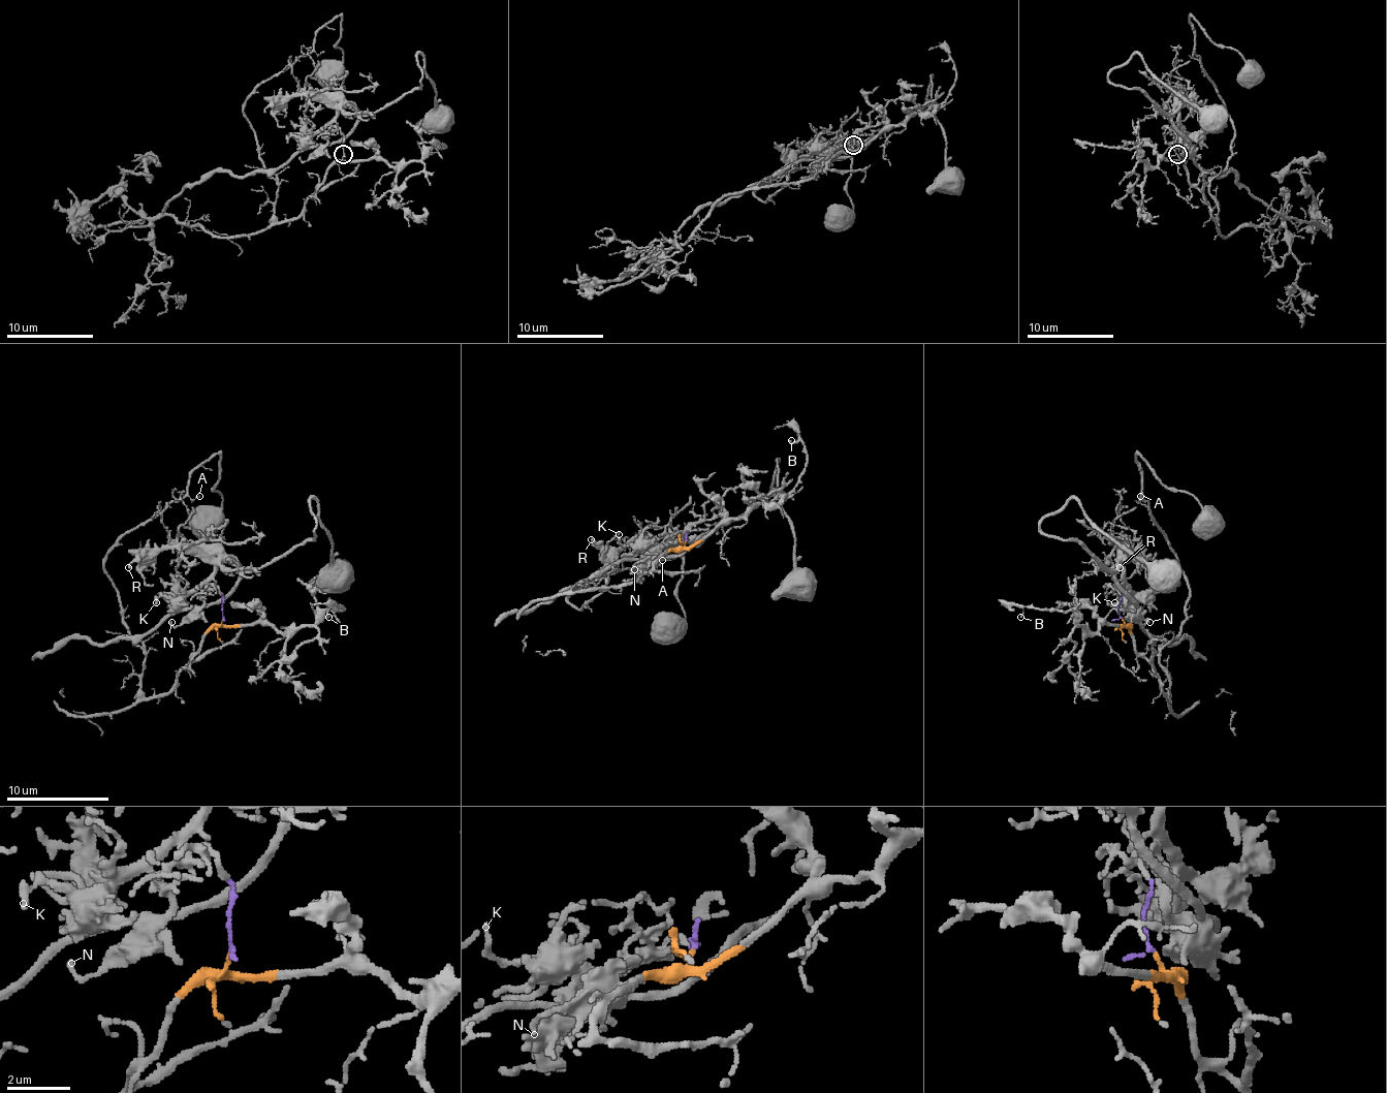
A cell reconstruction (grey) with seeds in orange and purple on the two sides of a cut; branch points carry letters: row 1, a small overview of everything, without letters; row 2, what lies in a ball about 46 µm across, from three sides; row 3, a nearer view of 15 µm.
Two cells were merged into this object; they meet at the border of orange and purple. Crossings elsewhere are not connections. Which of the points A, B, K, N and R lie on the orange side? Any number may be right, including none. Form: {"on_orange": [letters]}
{"on_orange": ["A", "B"]}

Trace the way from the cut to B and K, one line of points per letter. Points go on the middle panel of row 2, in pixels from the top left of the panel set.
B: (686, 541), (686, 547), (693, 547), (722, 523), (789, 492), (807, 461), (799, 441), (791, 441)
K: (686, 541), (648, 549), (622, 543), (619, 533)

